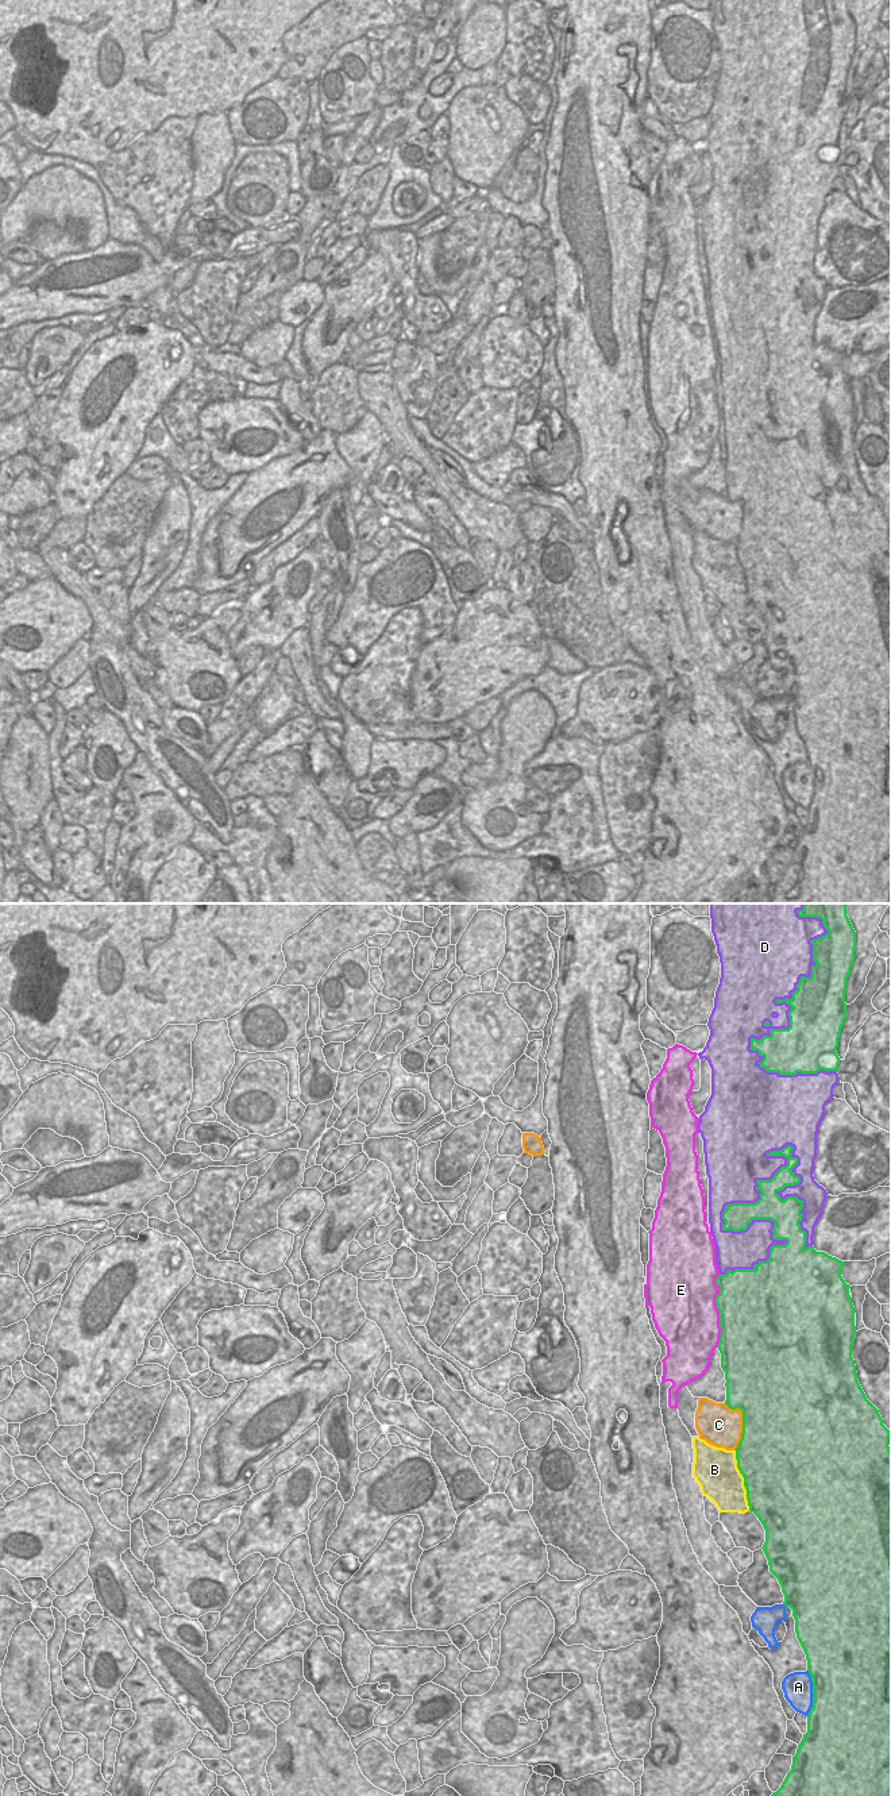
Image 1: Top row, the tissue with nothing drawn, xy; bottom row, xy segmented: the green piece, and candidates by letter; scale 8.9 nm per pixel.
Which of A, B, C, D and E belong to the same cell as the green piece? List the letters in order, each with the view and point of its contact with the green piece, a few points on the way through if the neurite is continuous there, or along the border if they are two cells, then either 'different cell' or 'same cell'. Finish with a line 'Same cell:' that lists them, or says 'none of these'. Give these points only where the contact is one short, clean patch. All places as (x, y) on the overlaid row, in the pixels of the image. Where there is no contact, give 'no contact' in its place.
A: xy (813, 1694) | different cell
B: xy (744, 1480) | different cell
C: xy (743, 1422) | different cell
D: xy (741, 1229) | different cell
E: xy (718, 1310) | different cell
Same cell: none of these

